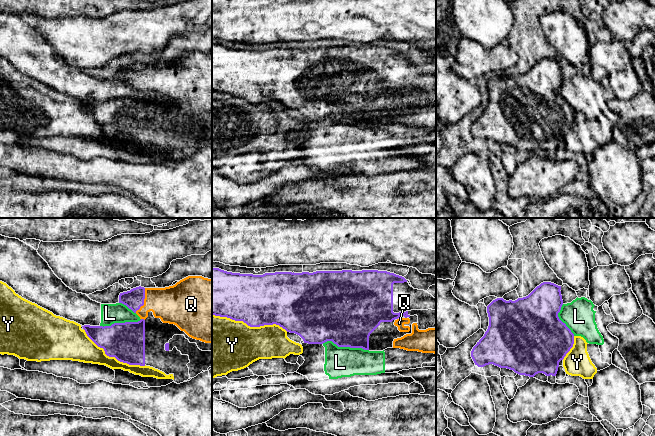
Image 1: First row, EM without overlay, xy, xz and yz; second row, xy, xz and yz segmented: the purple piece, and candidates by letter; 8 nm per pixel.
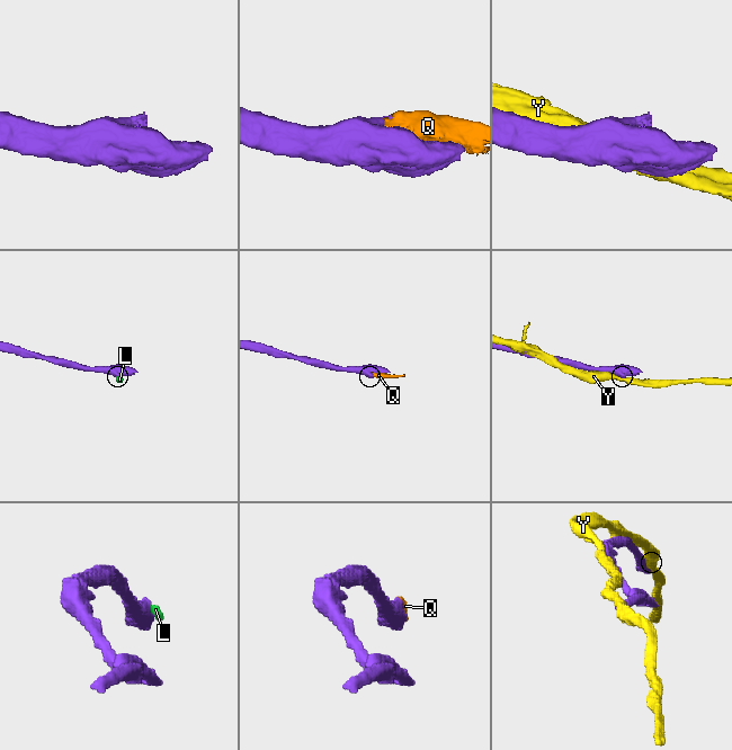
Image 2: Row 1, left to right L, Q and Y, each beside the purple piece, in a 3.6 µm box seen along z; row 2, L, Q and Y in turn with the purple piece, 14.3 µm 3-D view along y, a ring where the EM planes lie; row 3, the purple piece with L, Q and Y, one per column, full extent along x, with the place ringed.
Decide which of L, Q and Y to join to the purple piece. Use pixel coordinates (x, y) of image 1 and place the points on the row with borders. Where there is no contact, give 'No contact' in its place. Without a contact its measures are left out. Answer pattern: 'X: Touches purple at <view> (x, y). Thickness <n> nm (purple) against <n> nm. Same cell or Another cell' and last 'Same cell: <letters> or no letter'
L: Touches purple at xz (345, 346). Thickness 480 nm (purple) against 240 nm. Another cell
Q: Touches purple at xy (143, 300). Thickness 160 nm (purple) against 300 nm. Same cell
Y: Touches purple at xz (250, 326). Thickness 420 nm (purple) against 420 nm. Another cell
Same cell: Q

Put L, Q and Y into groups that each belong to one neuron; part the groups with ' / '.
L / Q / Y

